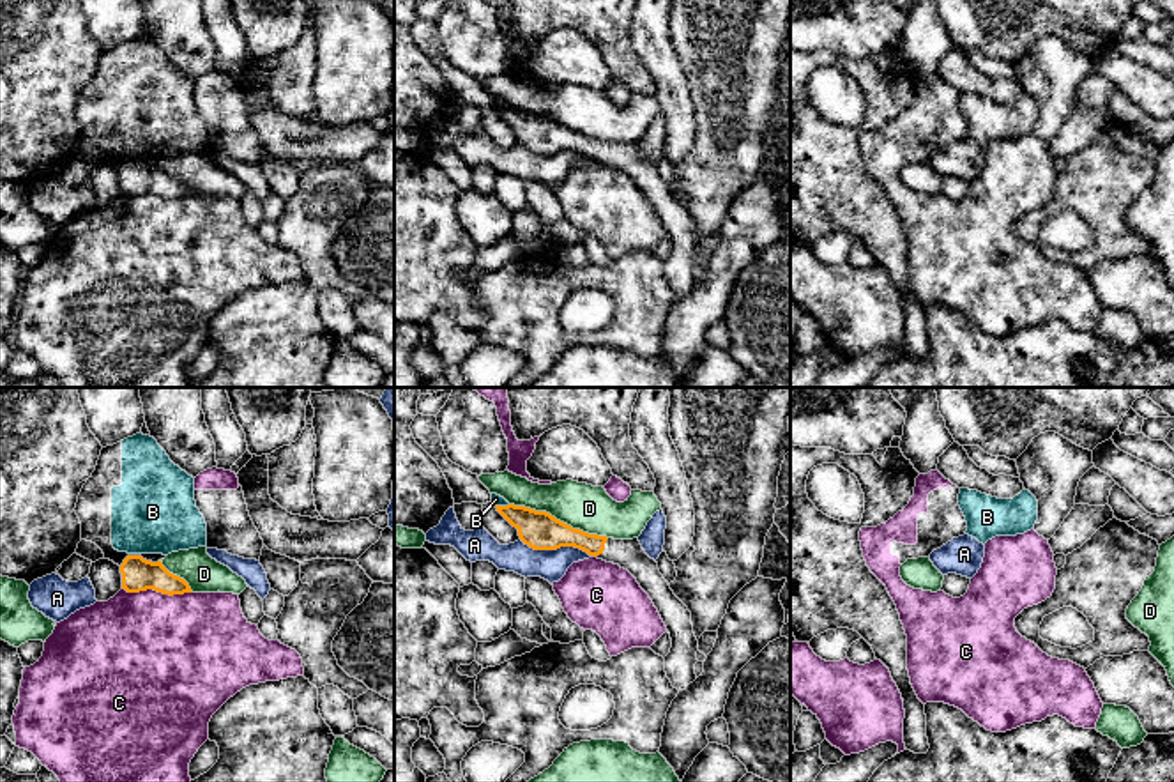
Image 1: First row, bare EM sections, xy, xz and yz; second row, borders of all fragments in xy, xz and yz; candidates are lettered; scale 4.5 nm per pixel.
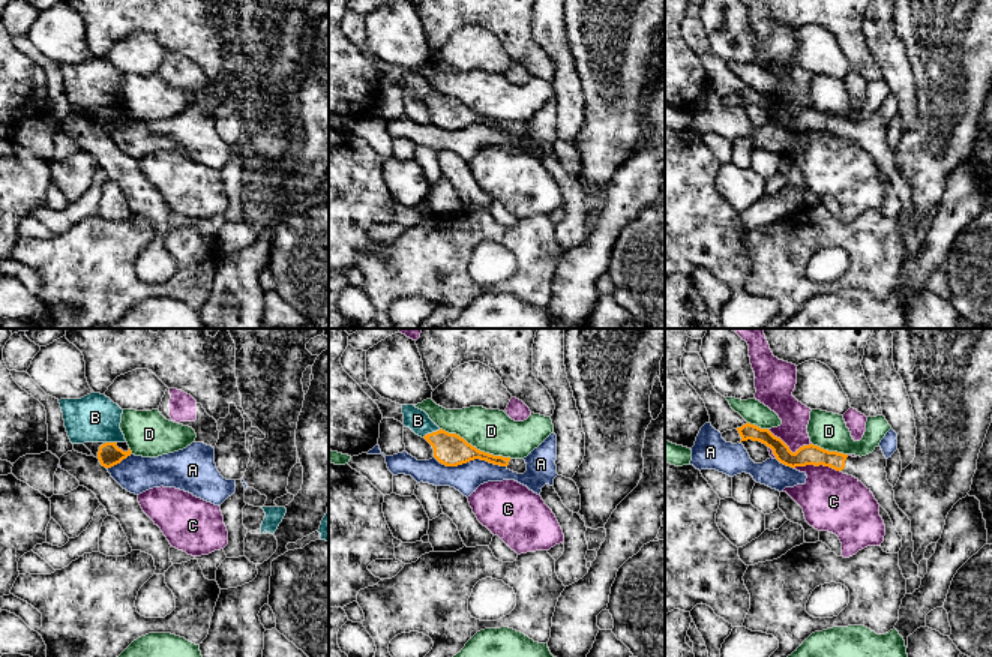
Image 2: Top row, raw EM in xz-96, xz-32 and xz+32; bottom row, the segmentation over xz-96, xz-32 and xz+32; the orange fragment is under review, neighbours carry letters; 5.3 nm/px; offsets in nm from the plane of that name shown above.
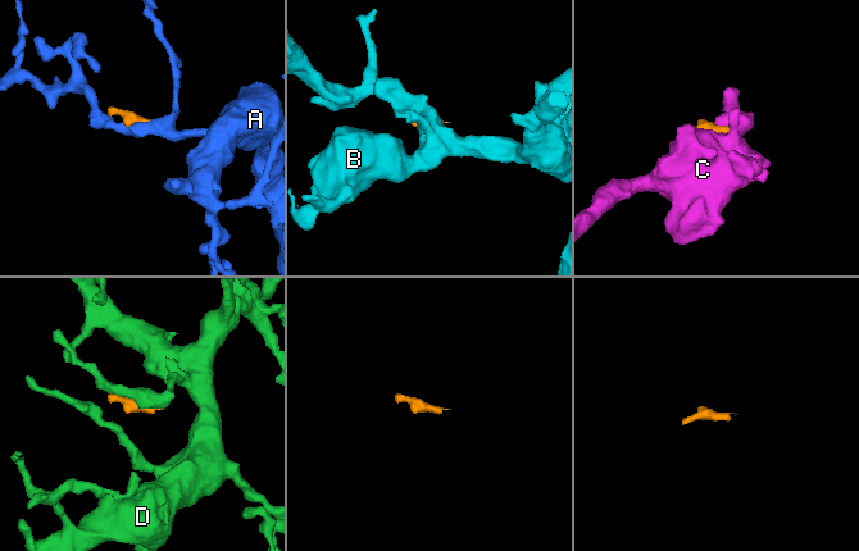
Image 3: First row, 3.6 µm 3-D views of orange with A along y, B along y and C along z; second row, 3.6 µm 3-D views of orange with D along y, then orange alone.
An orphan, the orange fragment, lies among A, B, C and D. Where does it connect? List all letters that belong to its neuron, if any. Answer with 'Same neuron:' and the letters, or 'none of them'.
Same neuron: none of them

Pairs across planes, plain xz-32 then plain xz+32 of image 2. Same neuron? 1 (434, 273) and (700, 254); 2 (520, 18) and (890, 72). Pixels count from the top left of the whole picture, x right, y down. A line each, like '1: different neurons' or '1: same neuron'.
1: different neurons
2: different neurons

